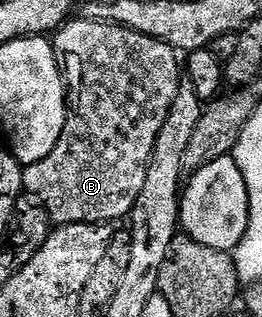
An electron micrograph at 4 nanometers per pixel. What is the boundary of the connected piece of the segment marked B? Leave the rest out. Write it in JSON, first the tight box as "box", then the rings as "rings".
{"box":[24,17,183,224],"rings":[[[80,17],[70,18],[55,32],[51,42],[71,96],[71,110],[59,145],[55,145],[43,161],[35,161],[24,168],[24,190],[47,209],[54,224],[116,224],[116,219],[133,214],[143,181],[147,181],[147,165],[155,141],[159,141],[159,129],[163,129],[163,121],[167,121],[167,113],[171,113],[171,105],[175,105],[175,97],[183,82],[178,52],[143,33]]]}

